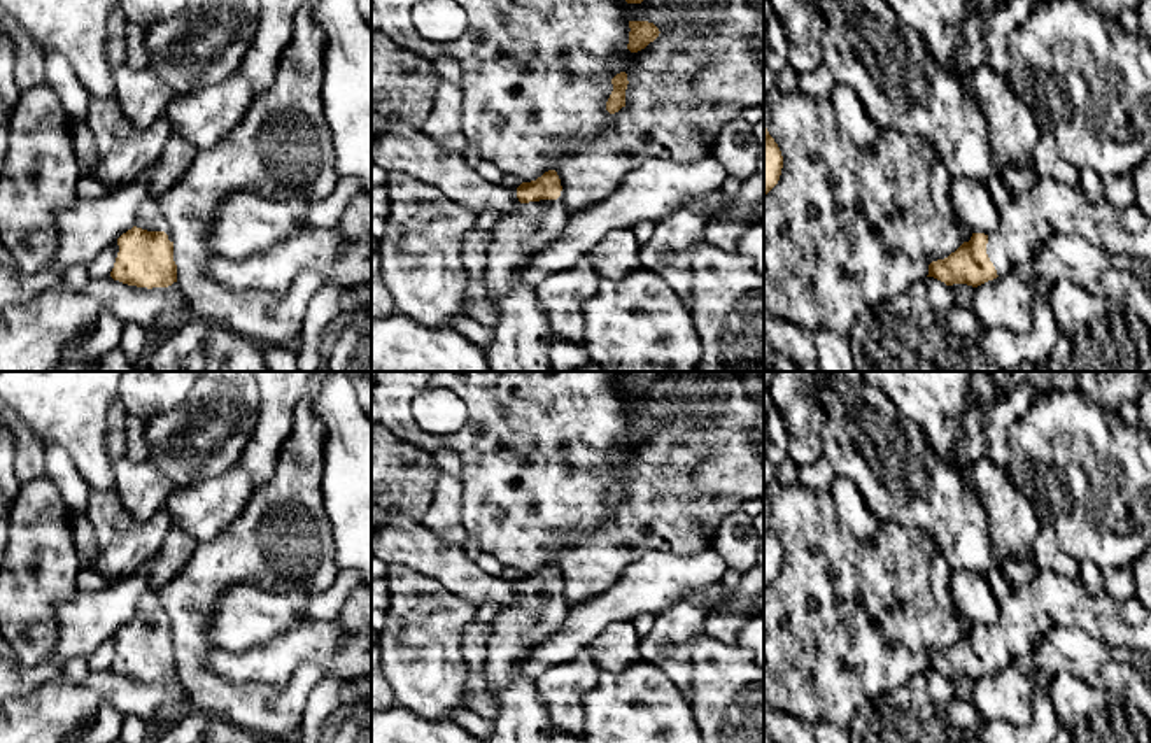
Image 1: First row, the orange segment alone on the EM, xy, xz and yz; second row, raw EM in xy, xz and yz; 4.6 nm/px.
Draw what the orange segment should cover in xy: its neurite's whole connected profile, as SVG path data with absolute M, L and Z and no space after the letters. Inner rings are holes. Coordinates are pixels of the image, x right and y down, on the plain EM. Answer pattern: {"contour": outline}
{"contour": "M156 591L140 598L133 620L112 638L117 645L114 673L147 682L177 675L172 622Z"}

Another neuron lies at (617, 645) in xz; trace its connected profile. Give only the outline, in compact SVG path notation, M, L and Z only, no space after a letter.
M627 620L610 624L589 647L601 669L624 668L632 661L641 661L639 638Z

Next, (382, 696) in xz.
M371 645L371 710L389 710L396 706L394 690L380 668L380 648Z

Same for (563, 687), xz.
M590 647L562 664L554 664L534 678L548 715L548 729L566 736L583 734L583 699L597 685L601 668Z

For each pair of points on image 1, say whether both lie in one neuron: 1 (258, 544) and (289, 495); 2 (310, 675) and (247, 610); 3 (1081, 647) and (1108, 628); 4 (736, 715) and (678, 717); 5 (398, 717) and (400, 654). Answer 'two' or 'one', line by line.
1: one
2: two
3: two
4: two
5: two

